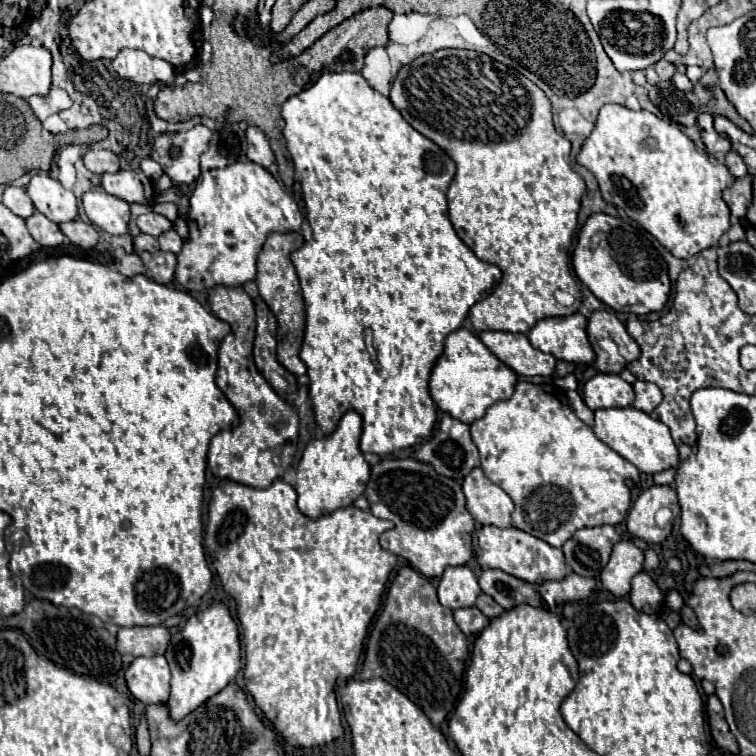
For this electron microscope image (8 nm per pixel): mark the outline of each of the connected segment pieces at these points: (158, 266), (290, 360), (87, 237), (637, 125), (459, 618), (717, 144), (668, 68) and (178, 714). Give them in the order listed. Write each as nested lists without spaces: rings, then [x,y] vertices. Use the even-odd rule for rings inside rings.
[[[139,252],[139,258],[143,260],[149,276],[159,282],[159,284],[169,284],[175,276],[175,264],[177,264],[177,256],[173,252]]]
[[[287,232],[287,234],[269,234],[259,258],[257,258],[257,286],[259,296],[267,302],[267,306],[273,310],[277,318],[277,360],[293,374],[293,376],[305,376],[307,366],[299,358],[303,332],[305,332],[305,304],[299,288],[299,278],[295,274],[295,266],[289,260],[289,254],[297,250],[303,244],[303,236],[299,232]]]
[[[71,220],[71,222],[65,222],[65,224],[59,224],[61,232],[77,246],[81,248],[93,248],[99,240],[99,234],[97,230],[93,228],[93,224],[87,224],[83,220]]]
[[[605,104],[595,130],[583,142],[577,162],[597,178],[605,202],[623,208],[675,258],[689,260],[707,248],[719,246],[721,236],[731,226],[729,206],[723,202],[721,192],[735,178],[723,162],[697,150],[669,118]]]
[[[475,606],[471,608],[459,608],[453,612],[457,626],[465,632],[465,634],[477,634],[485,628],[485,622],[489,622],[487,616],[481,614],[481,610],[477,610]]]
[[[703,130],[703,144],[707,146],[709,154],[725,154],[725,150],[731,150],[729,142],[721,138],[715,130]]]
[[[659,60],[655,64],[655,70],[657,70],[657,74],[659,74],[661,80],[671,80],[671,76],[675,74],[675,66],[671,62],[667,62],[667,60]]]
[[[215,604],[205,612],[187,620],[177,636],[171,636],[165,658],[171,668],[171,692],[165,702],[171,720],[179,722],[195,708],[205,704],[211,696],[221,692],[241,668],[241,646],[237,624],[223,604]]]

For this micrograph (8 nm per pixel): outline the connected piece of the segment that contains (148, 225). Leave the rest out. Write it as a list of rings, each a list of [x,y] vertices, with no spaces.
[[[155,212],[141,214],[141,216],[137,216],[135,222],[137,222],[137,226],[139,226],[141,232],[151,234],[151,236],[159,236],[159,234],[163,234],[163,232],[167,232],[167,230],[173,228],[173,224],[165,216],[155,214]]]

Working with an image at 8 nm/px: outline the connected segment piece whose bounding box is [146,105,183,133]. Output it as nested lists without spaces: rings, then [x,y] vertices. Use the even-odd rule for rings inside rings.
[[[146,105],[146,114],[151,129],[156,133],[173,133],[183,131],[183,122],[169,123],[161,120],[155,113],[153,105]]]

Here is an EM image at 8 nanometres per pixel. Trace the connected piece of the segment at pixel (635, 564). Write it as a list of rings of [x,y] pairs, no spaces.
[[[623,540],[613,548],[611,560],[601,572],[601,584],[617,598],[625,598],[629,594],[629,582],[635,574],[643,570],[645,554],[631,540]]]

